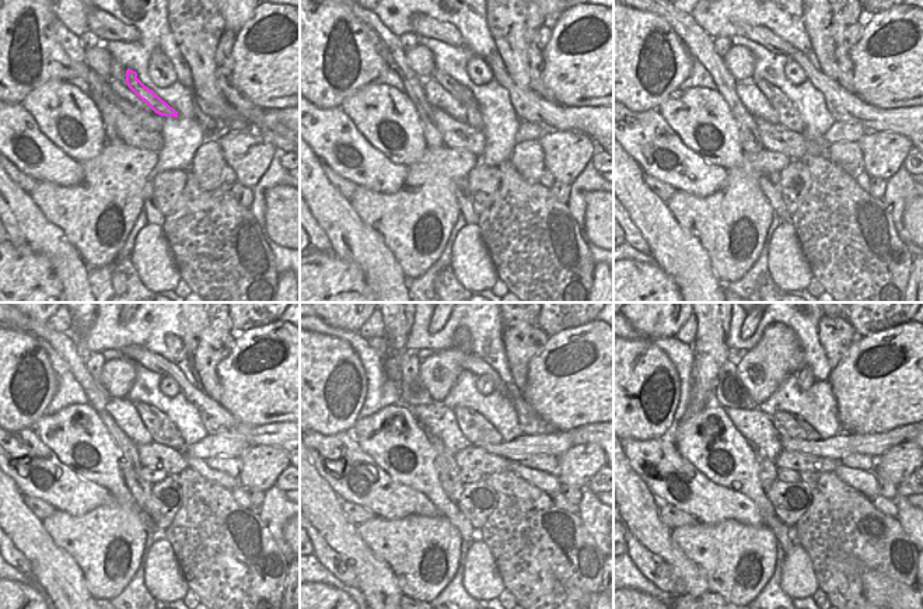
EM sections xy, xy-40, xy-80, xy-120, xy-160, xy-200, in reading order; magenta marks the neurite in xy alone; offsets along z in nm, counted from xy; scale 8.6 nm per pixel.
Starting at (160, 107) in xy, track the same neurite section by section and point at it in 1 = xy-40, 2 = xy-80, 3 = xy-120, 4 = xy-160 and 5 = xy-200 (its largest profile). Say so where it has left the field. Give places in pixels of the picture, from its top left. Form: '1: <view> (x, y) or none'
1: xy-40 (458, 91)
2: xy-80 (775, 95)
3: xy-120 (146, 412)
4: xy-160 (474, 437)
5: xy-200 (776, 417)

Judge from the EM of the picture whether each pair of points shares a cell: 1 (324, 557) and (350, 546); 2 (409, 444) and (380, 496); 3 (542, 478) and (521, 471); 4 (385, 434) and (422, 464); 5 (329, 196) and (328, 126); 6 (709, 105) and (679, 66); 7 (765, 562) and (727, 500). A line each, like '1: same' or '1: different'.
1: different
2: different
3: same
4: same
5: different
6: different
7: different

